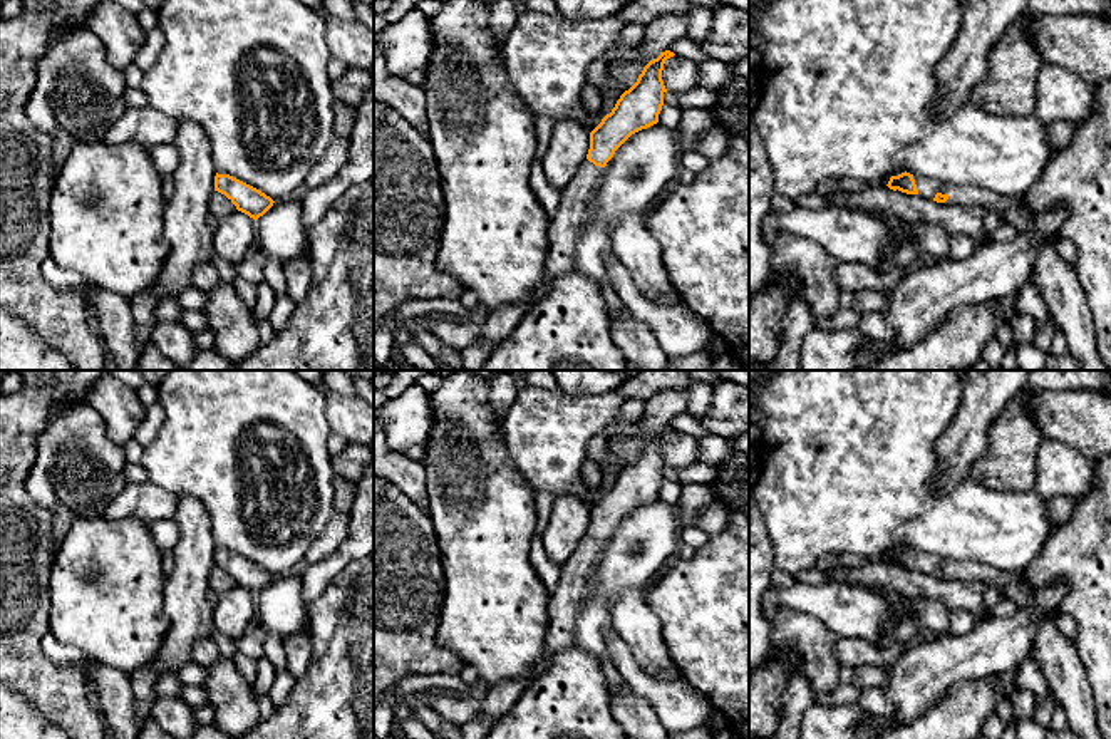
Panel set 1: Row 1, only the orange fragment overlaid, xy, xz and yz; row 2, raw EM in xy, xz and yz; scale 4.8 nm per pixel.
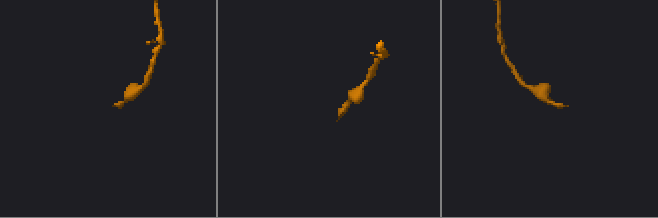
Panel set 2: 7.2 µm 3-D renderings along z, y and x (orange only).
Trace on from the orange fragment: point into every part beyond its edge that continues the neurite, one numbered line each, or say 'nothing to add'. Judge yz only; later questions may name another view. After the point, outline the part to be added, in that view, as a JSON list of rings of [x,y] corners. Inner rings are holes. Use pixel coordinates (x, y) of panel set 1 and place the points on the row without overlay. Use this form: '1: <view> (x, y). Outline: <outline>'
1: yz (1019, 590). Outline: [[[913,551],[918,570],[925,575],[933,575],[937,568],[947,570],[943,580],[984,583],[999,588],[1004,597],[1009,597],[1017,607],[1031,602],[1034,587],[1015,571],[999,570],[979,561],[955,561],[932,553]]]

